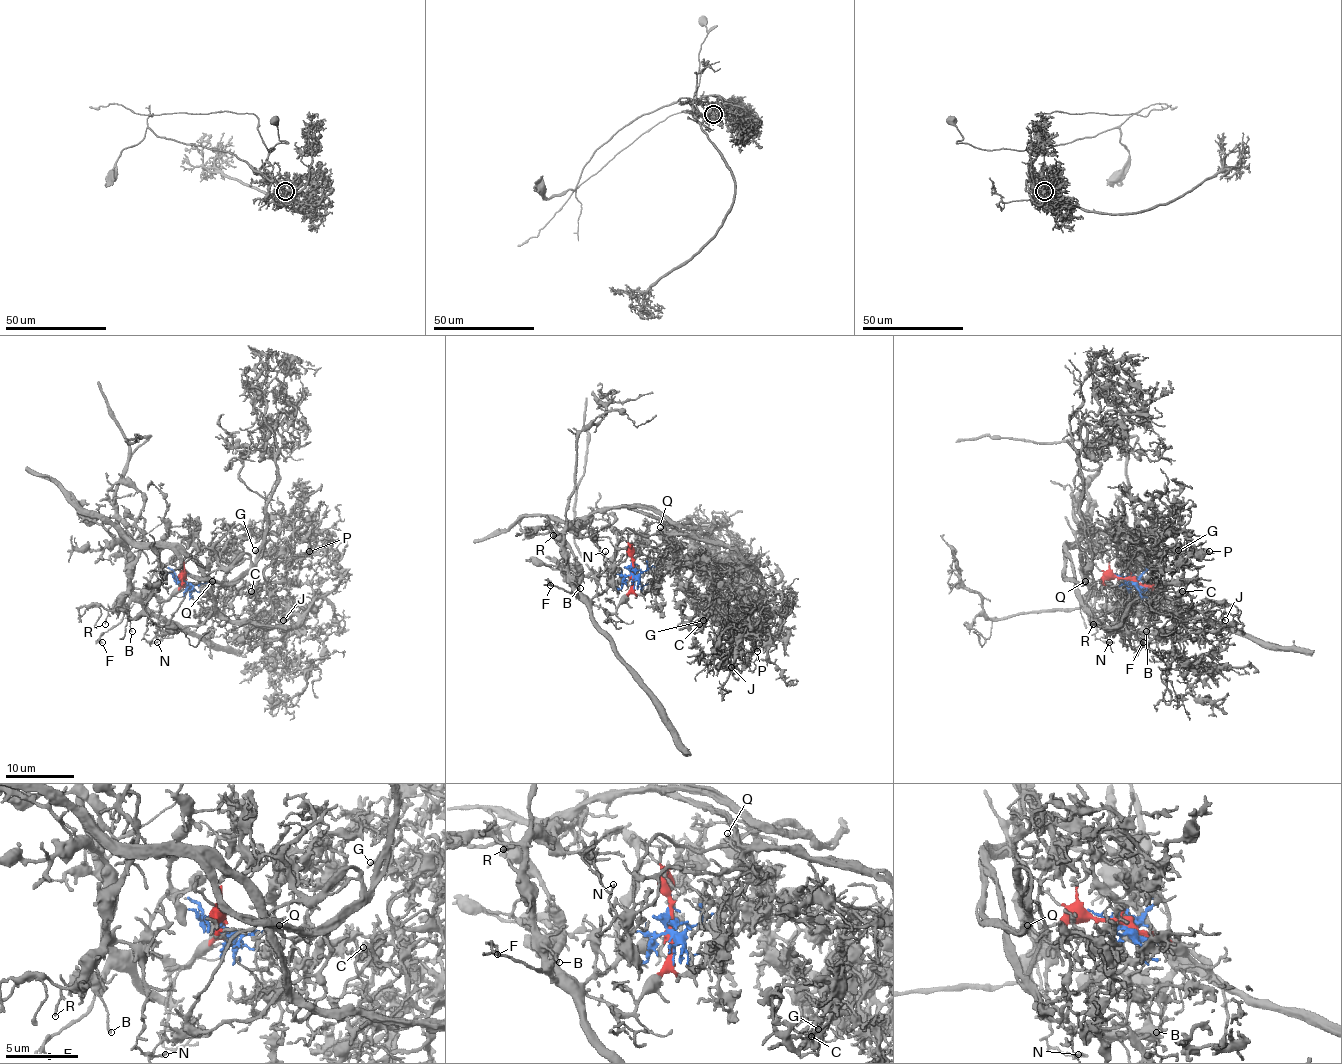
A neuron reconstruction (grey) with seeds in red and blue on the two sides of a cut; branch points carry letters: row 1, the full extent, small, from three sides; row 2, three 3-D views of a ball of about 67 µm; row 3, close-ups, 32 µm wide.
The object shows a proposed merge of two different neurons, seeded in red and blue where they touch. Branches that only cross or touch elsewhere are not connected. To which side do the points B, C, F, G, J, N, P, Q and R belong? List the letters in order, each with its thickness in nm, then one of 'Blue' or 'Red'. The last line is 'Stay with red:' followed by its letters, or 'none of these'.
B: Thickness 160 nm. Red
C: Thickness 130 nm. Blue
F: Thickness 110 nm. Red
G: Thickness 140 nm. Blue
J: Thickness 120 nm. Blue
N: Thickness 130 nm. Red
P: Thickness 220 nm. Blue
Q: Thickness 110 nm. Blue
R: Thickness 150 nm. Red
Stay with red: B, F, N, R

